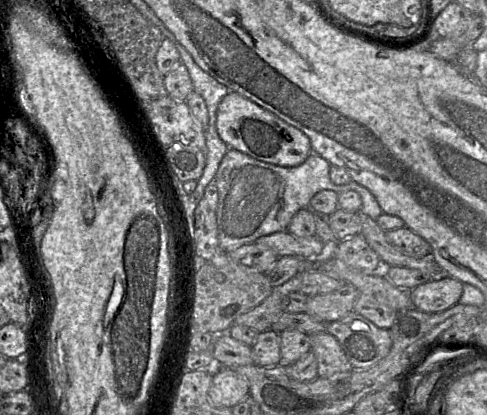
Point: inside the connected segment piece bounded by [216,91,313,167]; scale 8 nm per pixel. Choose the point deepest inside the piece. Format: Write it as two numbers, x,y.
243,125

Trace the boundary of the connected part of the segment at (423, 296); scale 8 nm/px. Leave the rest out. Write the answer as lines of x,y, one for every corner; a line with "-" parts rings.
442,273
411,290
411,305
427,313
442,312
459,303
462,292
460,280

